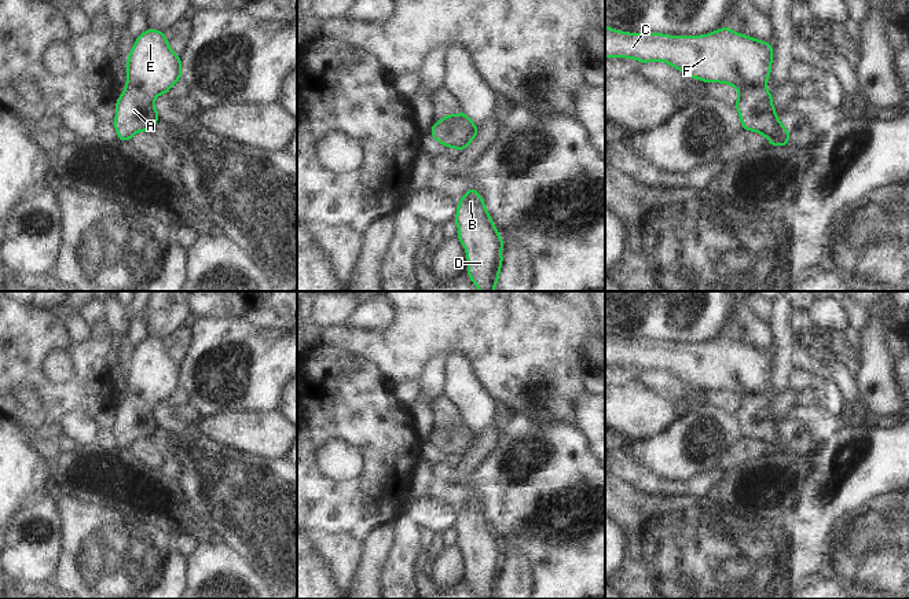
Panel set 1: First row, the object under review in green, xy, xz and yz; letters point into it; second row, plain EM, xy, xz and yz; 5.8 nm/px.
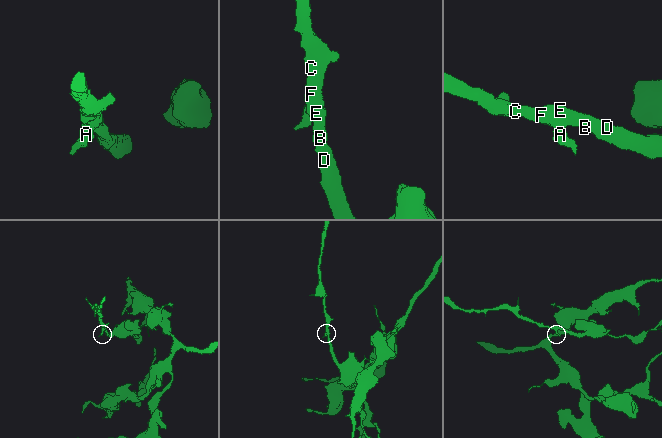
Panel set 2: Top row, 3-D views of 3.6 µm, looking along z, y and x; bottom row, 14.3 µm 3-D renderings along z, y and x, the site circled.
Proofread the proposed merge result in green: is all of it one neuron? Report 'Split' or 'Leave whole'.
Leave whole.

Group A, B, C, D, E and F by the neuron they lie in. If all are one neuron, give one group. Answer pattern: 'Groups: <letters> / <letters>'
Groups: A B C D E F.

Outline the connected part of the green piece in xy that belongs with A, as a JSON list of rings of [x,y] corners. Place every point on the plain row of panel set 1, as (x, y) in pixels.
[[[147,337],[128,363],[127,381],[113,431],[118,447],[131,449],[133,441],[153,438],[160,429],[154,407],[182,386],[182,365],[173,361],[164,339]]]

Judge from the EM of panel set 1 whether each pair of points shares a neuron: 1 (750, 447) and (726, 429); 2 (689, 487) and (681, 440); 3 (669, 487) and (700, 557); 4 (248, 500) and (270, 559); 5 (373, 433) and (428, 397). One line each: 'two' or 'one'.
1: two
2: two
3: two
4: one
5: two

